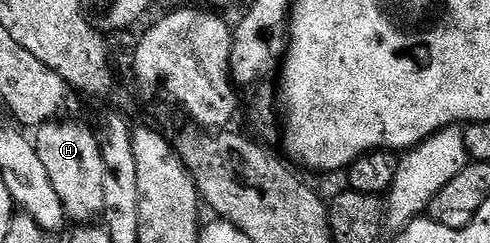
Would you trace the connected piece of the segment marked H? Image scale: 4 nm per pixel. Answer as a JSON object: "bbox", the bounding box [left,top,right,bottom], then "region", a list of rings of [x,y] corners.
{"bbox":[33,119,104,223],"region":[[[55,119],[37,130],[38,137],[33,138],[36,155],[40,155],[40,163],[44,163],[48,171],[48,179],[52,179],[52,187],[56,195],[60,195],[60,203],[64,203],[67,218],[74,223],[94,223],[102,216],[104,207],[104,159],[99,138],[86,125],[77,125],[67,119]]]}

